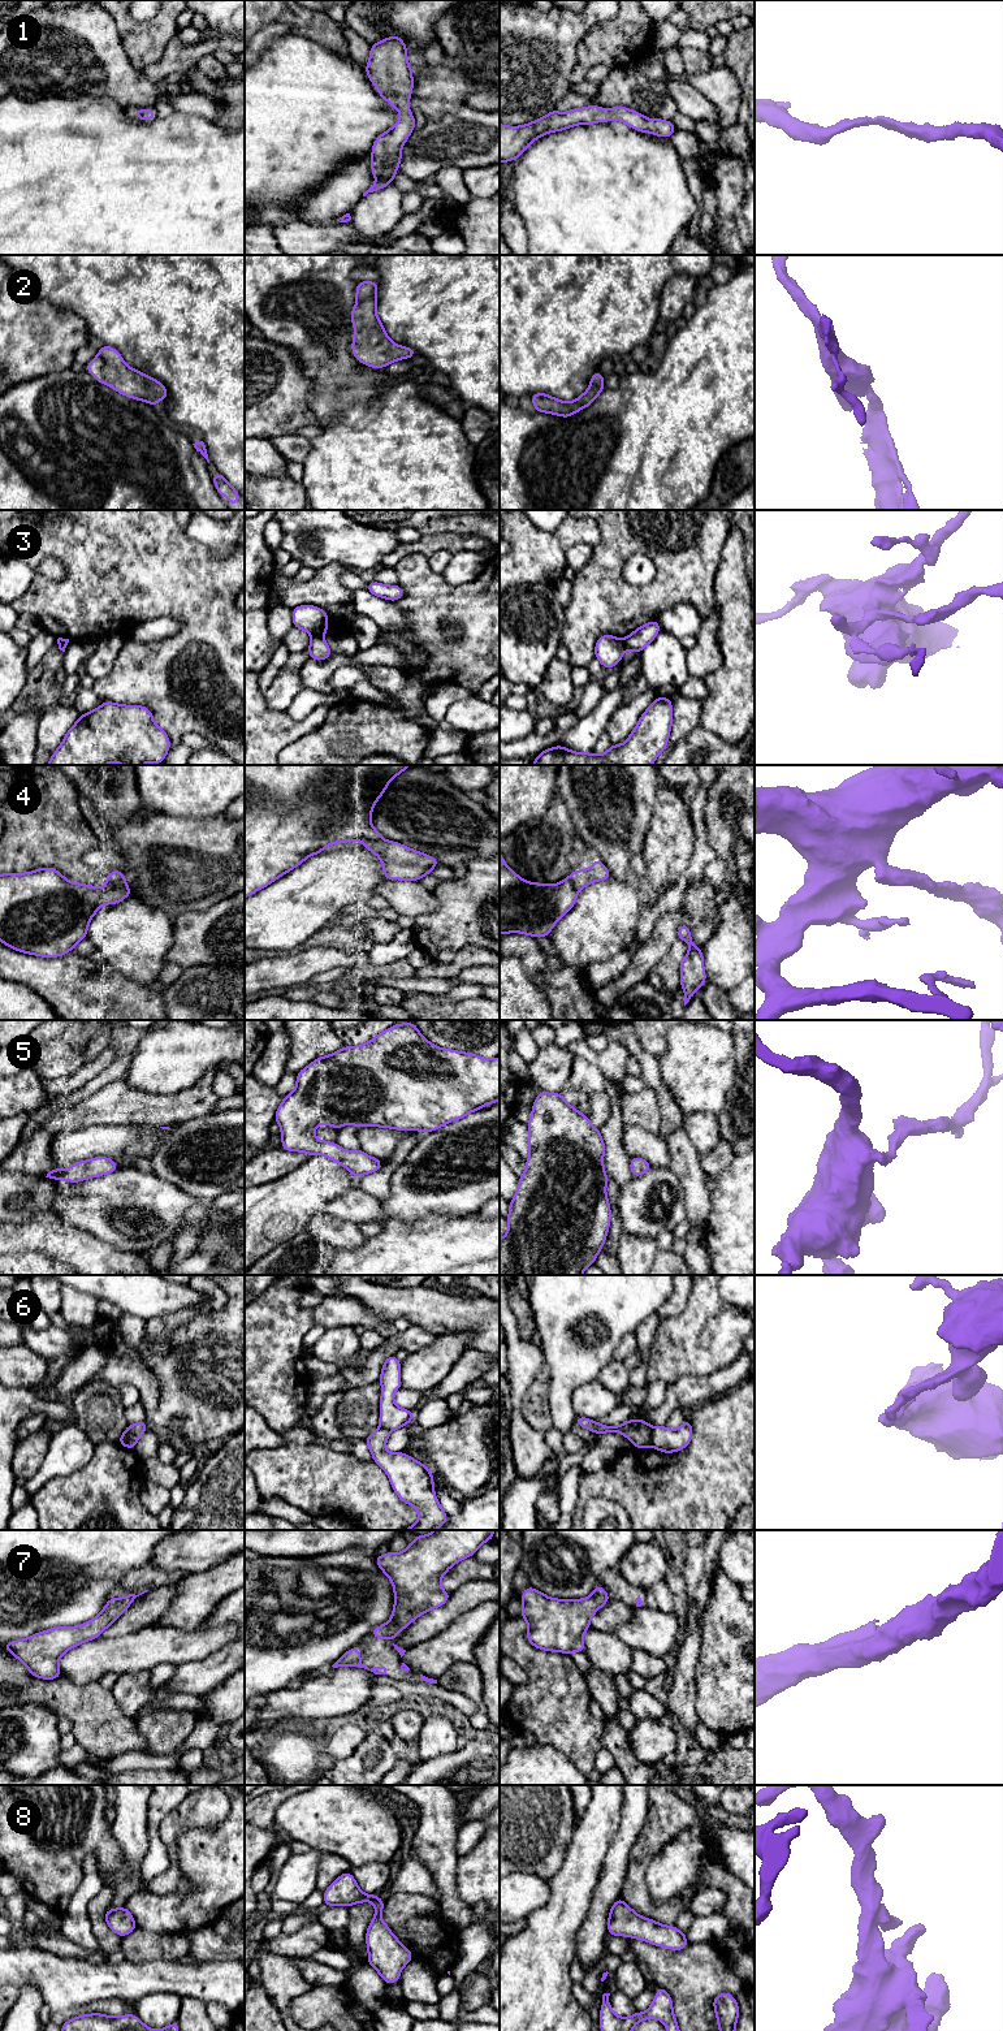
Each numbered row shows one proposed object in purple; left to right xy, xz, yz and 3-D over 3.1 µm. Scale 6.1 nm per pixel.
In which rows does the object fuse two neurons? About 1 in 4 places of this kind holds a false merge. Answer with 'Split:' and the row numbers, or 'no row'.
Split: 3, 4, 6

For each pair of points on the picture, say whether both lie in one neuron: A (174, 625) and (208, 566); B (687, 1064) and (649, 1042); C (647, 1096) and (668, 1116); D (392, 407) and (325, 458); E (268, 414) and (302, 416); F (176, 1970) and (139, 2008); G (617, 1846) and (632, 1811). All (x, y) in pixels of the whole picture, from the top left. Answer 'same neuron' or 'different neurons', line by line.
A: different neurons
B: different neurons
C: different neurons
D: same neuron
E: same neuron
F: different neurons
G: same neuron

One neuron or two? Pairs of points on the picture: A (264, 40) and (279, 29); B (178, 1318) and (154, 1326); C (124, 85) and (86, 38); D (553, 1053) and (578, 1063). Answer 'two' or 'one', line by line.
A: one
B: one
C: one
D: two

